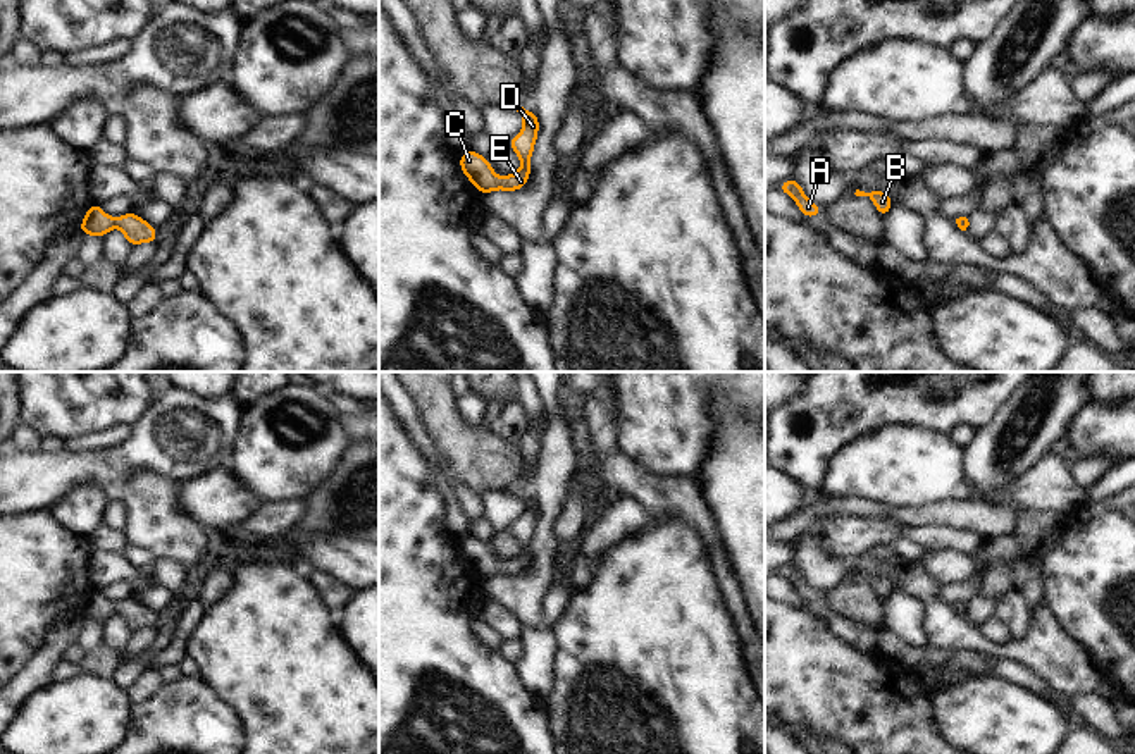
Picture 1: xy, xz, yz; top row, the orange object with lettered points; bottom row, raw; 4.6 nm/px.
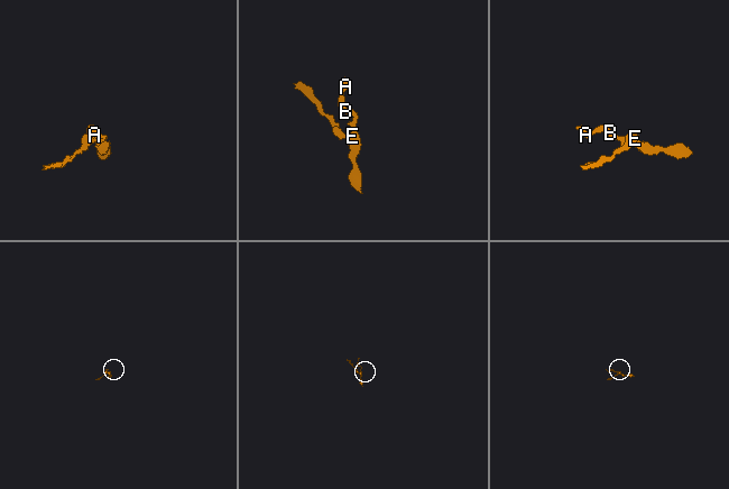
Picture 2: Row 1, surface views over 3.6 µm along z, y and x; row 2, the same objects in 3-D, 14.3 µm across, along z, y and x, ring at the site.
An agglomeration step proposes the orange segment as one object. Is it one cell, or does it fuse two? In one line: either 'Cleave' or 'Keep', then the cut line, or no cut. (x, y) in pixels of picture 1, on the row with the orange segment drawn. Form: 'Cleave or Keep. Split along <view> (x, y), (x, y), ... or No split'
Keep. No split

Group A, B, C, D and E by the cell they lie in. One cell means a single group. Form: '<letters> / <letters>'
A B C D E

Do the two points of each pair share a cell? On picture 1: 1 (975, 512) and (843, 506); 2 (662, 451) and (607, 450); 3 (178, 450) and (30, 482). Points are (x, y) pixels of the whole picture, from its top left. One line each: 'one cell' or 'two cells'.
1: one cell
2: two cells
3: one cell

